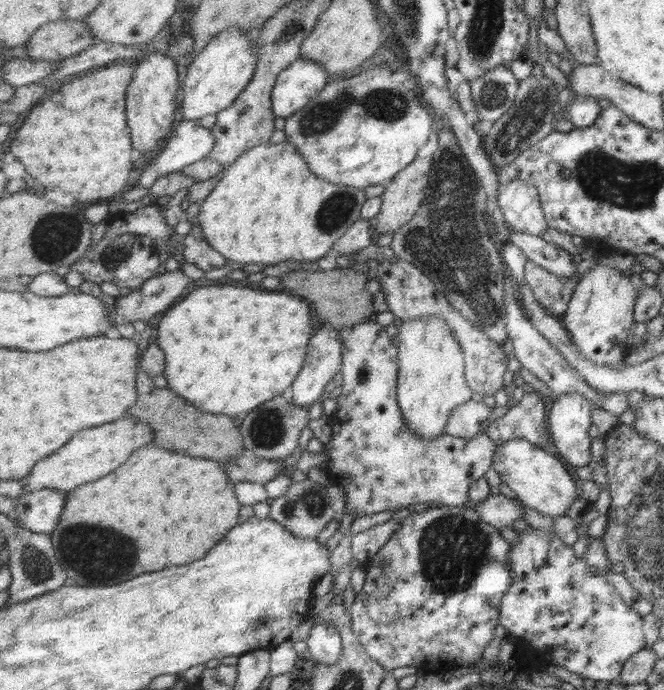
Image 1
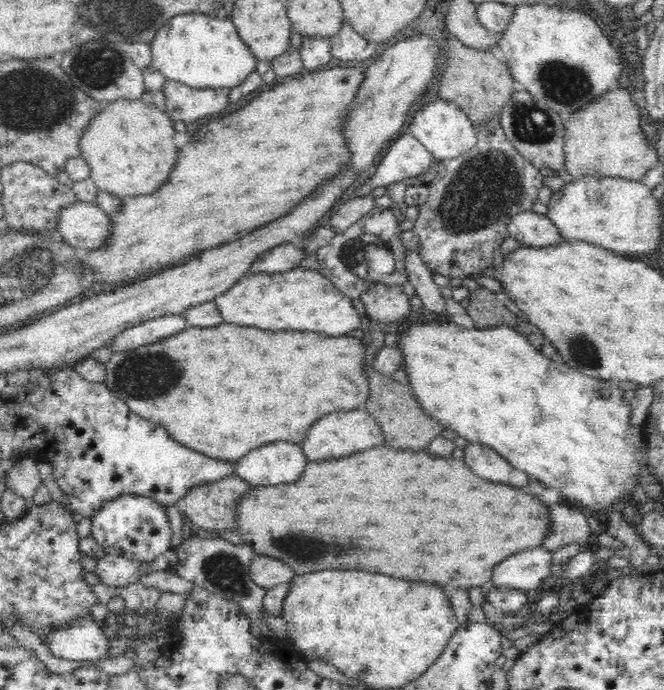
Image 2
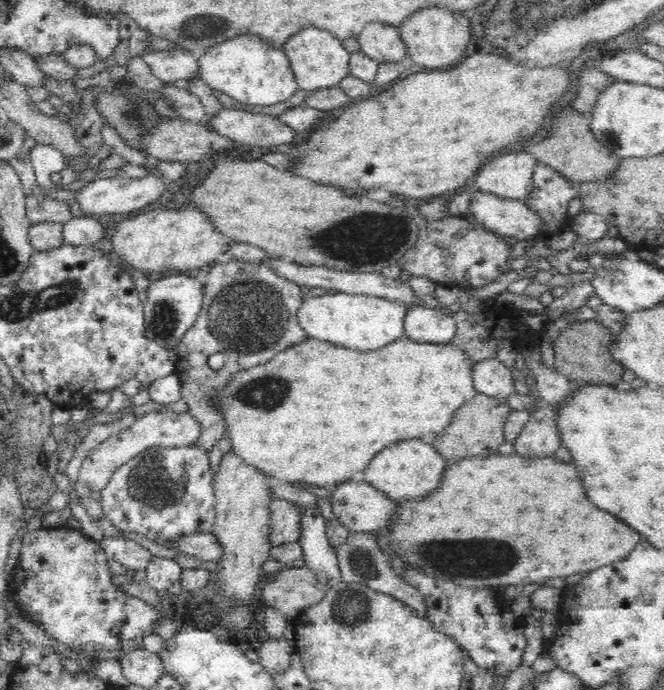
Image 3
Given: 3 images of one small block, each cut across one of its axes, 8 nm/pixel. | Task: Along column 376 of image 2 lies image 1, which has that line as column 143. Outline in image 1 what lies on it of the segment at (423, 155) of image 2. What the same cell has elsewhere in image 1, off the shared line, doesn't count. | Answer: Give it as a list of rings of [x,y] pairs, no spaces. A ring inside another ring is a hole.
[[[182,121],[173,128],[160,154],[143,169],[137,185],[151,189],[157,179],[183,170],[189,164],[209,158],[216,140],[214,130],[198,126],[198,122]]]

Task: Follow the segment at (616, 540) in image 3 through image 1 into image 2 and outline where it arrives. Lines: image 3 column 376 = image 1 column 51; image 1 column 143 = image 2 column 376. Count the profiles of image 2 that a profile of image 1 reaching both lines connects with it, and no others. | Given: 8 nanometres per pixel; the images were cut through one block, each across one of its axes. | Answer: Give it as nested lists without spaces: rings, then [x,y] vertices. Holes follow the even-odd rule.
[[[376,446],[370,450],[364,450],[362,454],[340,458],[340,460],[326,460],[324,462],[309,462],[302,480],[298,484],[290,486],[255,486],[249,495],[241,498],[237,508],[237,531],[242,536],[244,542],[252,546],[256,554],[268,554],[272,558],[283,560],[298,572],[298,574],[310,574],[310,572],[322,572],[322,570],[368,570],[372,574],[386,574],[394,578],[406,578],[406,580],[424,580],[438,584],[443,594],[449,598],[459,589],[481,587],[491,580],[493,570],[498,562],[504,558],[516,554],[526,549],[540,547],[542,541],[547,539],[551,531],[549,505],[540,500],[540,497],[532,496],[522,492],[520,487],[504,486],[500,482],[488,482],[472,474],[472,470],[463,460],[456,458],[436,458],[424,451],[396,450],[396,448]]]

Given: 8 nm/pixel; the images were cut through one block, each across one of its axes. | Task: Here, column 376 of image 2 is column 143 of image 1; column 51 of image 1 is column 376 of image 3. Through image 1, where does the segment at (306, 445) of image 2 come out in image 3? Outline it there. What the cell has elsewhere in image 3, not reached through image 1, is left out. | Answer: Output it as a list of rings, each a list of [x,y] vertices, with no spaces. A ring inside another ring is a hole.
[[[406,440],[378,452],[366,470],[363,470],[360,478],[386,493],[394,501],[423,499],[432,496],[439,489],[446,462],[448,461],[440,456],[432,443],[424,444],[420,440]]]

